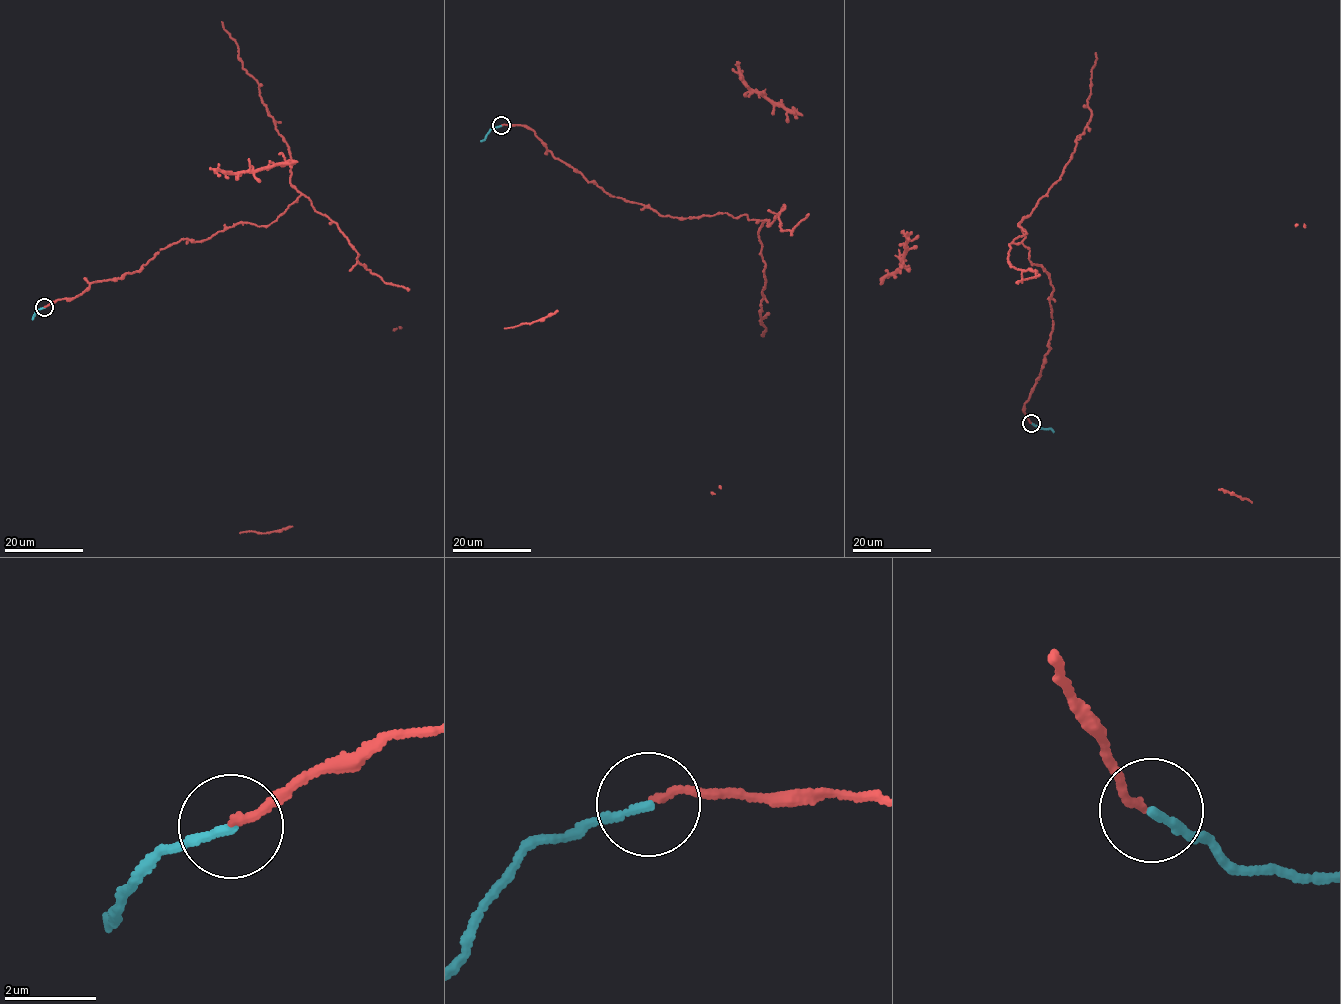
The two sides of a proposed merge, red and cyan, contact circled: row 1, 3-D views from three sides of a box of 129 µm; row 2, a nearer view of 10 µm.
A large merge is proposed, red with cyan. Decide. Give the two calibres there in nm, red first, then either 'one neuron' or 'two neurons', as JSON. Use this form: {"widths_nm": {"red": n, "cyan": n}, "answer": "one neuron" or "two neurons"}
{"widths_nm": {"red": 150, "cyan": 180}, "answer": "one neuron"}

